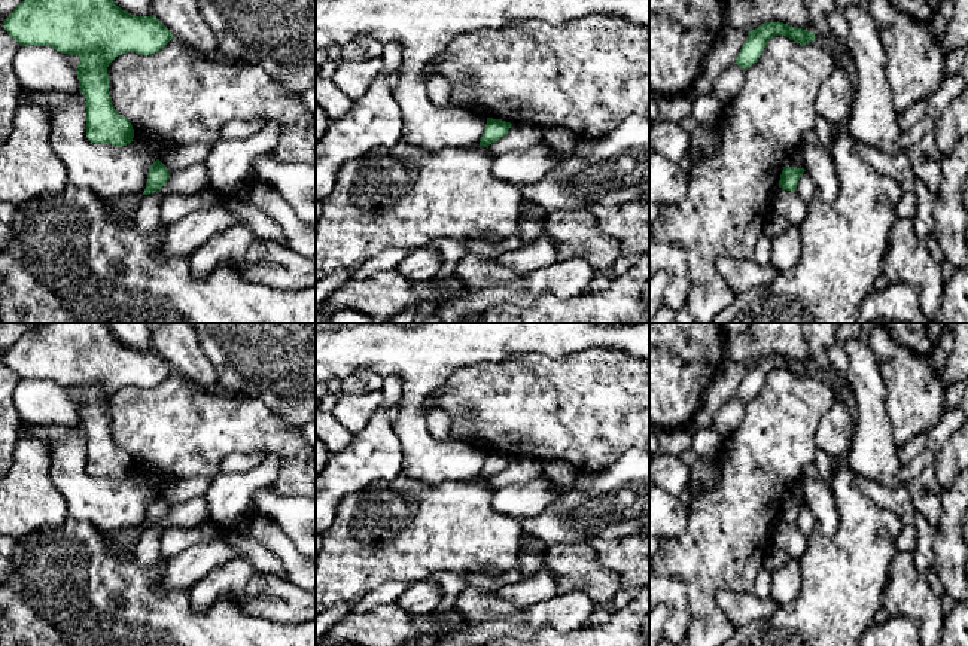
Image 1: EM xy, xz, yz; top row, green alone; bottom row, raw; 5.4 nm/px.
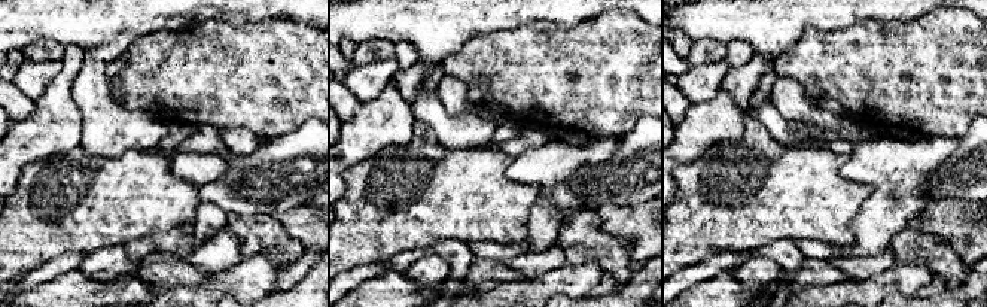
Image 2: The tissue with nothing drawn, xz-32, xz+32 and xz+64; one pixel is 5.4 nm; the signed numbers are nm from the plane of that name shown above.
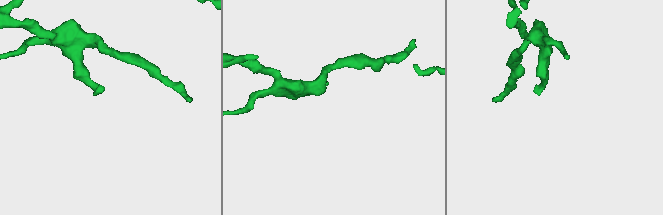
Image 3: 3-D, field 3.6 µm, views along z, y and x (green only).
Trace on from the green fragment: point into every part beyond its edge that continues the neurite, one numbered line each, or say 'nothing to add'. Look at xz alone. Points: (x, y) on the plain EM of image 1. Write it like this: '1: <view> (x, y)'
nothing to add

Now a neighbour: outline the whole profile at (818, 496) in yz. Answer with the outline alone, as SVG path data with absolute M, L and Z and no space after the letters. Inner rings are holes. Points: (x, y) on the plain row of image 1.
M815 463L804 467L800 485L806 506L812 511L815 525L824 536L831 537L837 531L838 514L831 484L818 472Z

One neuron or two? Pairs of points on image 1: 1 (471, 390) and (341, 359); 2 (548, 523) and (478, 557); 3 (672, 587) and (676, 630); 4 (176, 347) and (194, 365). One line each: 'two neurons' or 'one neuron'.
1: two neurons
2: two neurons
3: one neuron
4: one neuron

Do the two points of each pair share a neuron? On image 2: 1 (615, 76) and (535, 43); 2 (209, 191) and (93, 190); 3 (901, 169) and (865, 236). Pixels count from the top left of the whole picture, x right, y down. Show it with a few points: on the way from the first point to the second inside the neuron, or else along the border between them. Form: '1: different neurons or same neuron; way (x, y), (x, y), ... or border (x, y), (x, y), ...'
1: same neuron; way (596, 76), (561, 70), (554, 63)
2: different neurons; border (198, 187), (201, 200)
3: same neuron; way (892, 185), (885, 194), (885, 213), (879, 219)

